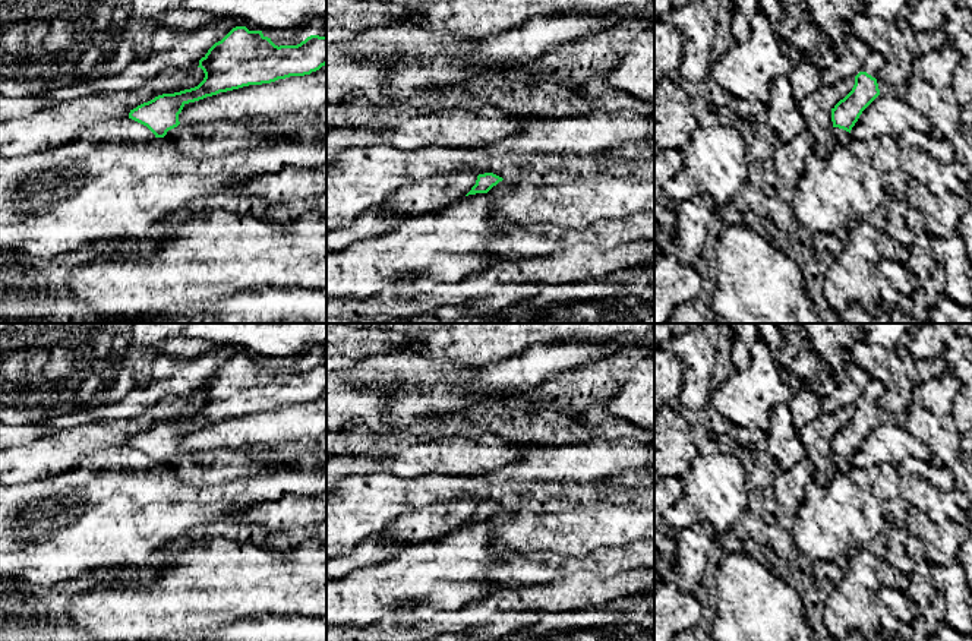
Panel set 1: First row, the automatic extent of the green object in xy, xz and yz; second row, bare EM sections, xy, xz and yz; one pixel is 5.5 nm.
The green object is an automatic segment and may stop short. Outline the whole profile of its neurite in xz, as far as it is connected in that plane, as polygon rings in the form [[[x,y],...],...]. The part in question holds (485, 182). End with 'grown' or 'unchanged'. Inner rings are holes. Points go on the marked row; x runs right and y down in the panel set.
[[[485,173],[479,174],[476,184],[471,187],[471,190],[466,195],[476,195],[476,193],[487,193],[493,186],[496,186],[504,179],[493,174],[493,173]]] | unchanged

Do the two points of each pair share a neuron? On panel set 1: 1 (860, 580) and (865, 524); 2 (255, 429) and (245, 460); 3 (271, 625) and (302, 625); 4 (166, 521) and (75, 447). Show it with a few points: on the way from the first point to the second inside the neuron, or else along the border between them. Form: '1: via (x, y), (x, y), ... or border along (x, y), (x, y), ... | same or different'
1: border along (864, 546), (860, 546), (848, 559) | different
2: border along (251, 444), (243, 444), (237, 448) | different
3: via (278, 625), (294, 625) | same
4: border along (98, 452), (82, 457), (75, 466) | different

